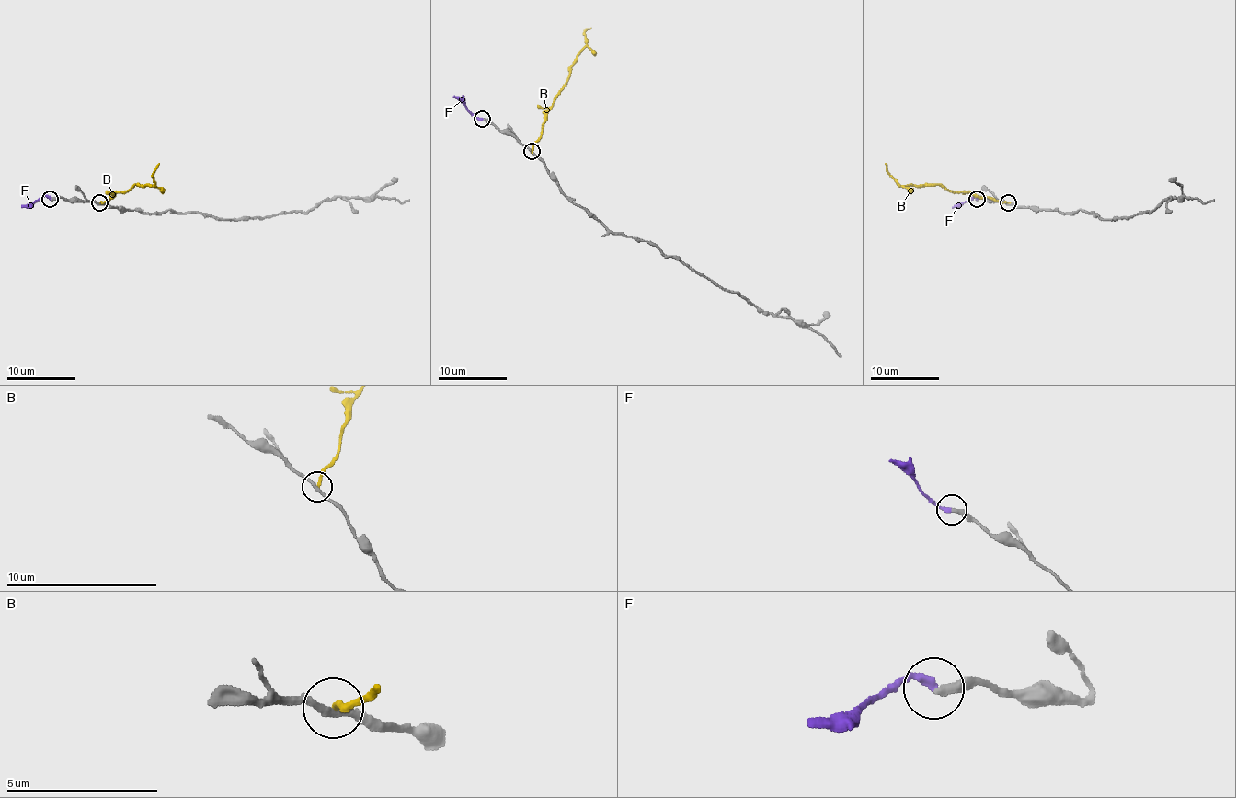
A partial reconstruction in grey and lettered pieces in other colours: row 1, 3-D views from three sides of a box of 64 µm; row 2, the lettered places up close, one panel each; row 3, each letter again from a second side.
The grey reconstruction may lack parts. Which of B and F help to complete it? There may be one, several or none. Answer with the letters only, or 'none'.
F

